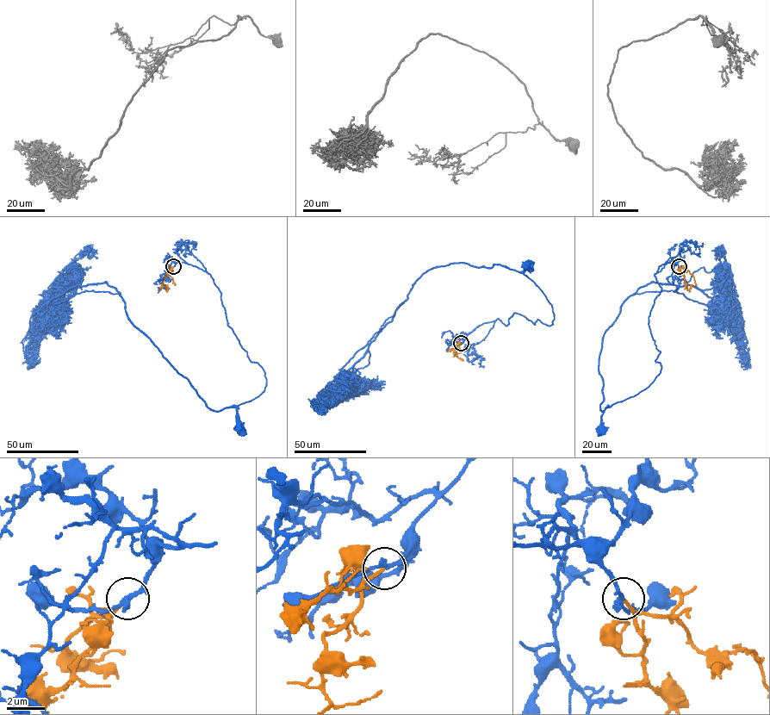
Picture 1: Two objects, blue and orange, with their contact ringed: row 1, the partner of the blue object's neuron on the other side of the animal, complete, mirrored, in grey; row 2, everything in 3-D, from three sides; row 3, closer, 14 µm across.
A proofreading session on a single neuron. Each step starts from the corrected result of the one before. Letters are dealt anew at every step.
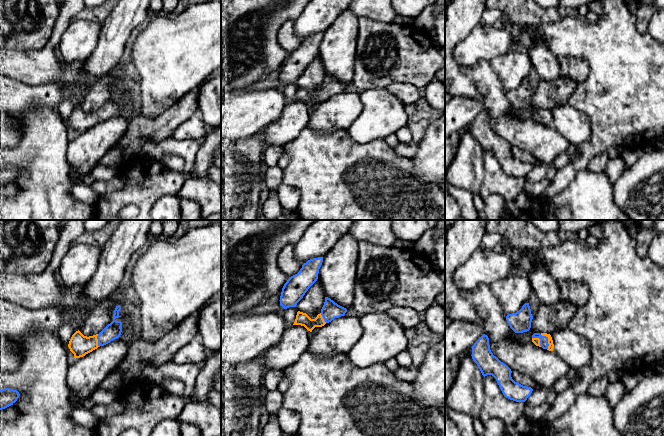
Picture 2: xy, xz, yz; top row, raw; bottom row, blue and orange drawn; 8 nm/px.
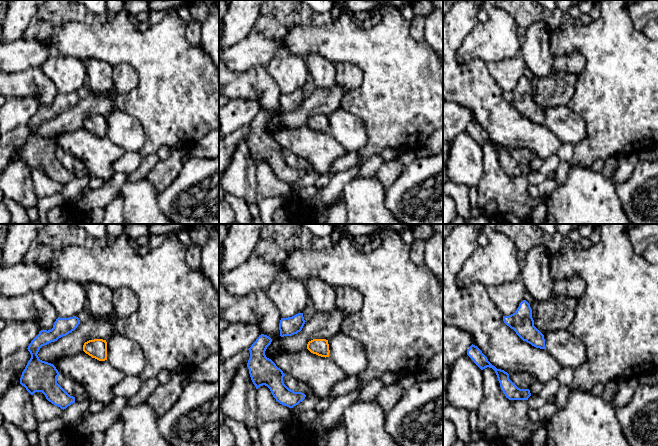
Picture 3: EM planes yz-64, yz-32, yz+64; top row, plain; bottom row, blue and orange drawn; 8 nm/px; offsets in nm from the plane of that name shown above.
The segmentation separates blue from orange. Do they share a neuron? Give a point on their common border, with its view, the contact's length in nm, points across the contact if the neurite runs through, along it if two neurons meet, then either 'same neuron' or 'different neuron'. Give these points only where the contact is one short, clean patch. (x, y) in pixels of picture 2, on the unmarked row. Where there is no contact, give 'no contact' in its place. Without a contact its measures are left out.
yz (547, 116) | 140 nm | across yz (544, 120), (547, 116), (550, 117) | same neuron

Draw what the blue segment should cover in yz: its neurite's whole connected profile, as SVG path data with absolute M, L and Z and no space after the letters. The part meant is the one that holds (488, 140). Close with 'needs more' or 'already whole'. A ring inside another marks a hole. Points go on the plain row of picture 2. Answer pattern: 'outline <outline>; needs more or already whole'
outline M483 110L471 123L472 135L477 140L482 151L492 151L503 171L516 178L525 178L533 165L515 158L511 153L511 145L501 138L490 126L489 114Z; already whole

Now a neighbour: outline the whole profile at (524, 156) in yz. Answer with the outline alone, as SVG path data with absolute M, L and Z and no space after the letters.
M512 148L511 153L515 158L523 162L531 163L532 165L537 162L536 159L530 153L521 149Z

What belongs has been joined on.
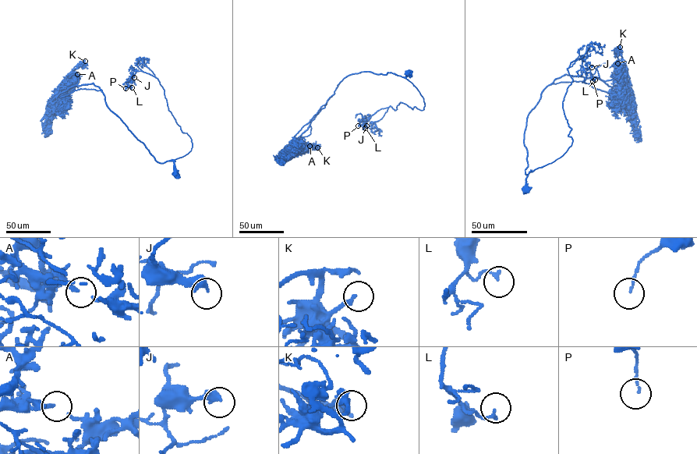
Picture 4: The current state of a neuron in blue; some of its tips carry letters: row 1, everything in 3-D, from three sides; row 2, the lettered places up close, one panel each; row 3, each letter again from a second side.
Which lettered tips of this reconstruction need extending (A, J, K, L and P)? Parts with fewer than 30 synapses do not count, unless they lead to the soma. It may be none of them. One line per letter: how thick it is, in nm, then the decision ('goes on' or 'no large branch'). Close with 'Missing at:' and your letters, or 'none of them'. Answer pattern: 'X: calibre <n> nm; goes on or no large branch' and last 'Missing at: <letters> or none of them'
A: calibre 110 nm; goes on
J: calibre 400 nm; no large branch
K: calibre 200 nm; goes on
L: calibre 150 nm; no large branch
P: calibre 100 nm; no large branch
Missing at: A, K

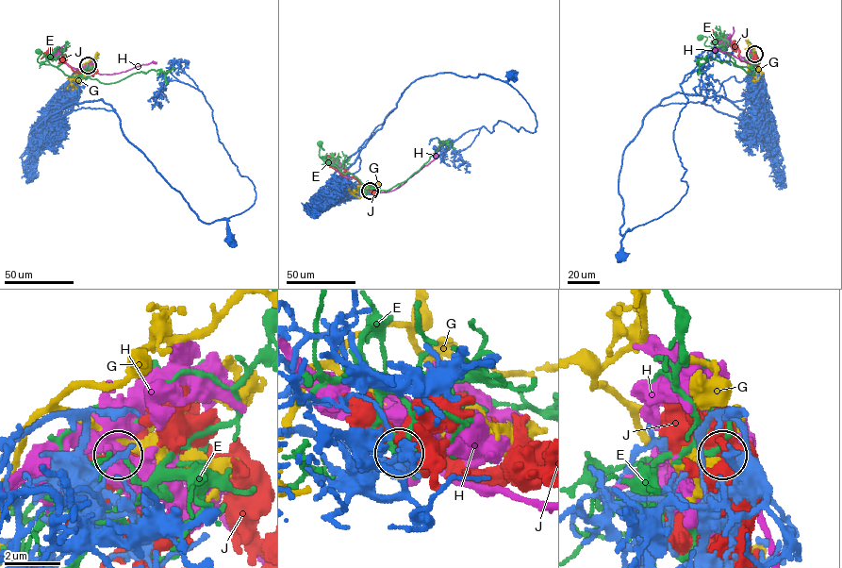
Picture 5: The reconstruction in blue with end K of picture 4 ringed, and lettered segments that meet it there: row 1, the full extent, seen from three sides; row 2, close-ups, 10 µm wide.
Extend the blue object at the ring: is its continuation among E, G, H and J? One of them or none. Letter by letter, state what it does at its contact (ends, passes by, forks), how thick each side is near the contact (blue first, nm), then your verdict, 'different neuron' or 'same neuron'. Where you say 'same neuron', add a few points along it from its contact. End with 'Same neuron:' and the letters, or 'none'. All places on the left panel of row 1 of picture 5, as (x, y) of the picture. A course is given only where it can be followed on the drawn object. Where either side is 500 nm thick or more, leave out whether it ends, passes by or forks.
E: it forks; calibres 240 and 150 nm; different neuron
G: it passes by; calibres 220 and 240 nm; different neuron
H: calibres 220 and 500 nm; different neuron
J: it forks; calibres 240 and 480 nm; different neuron
Same neuron: none

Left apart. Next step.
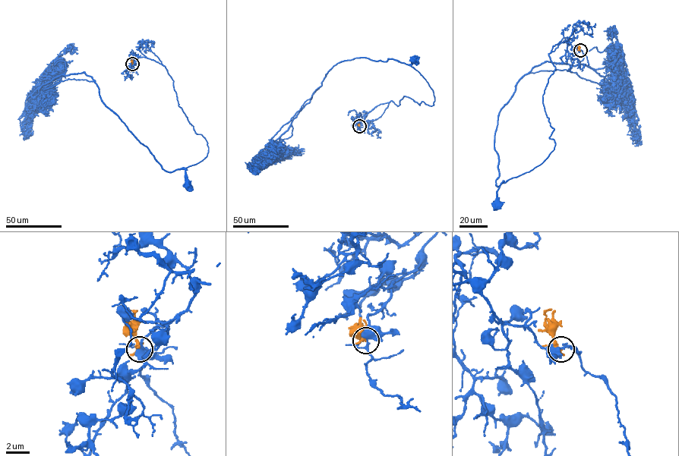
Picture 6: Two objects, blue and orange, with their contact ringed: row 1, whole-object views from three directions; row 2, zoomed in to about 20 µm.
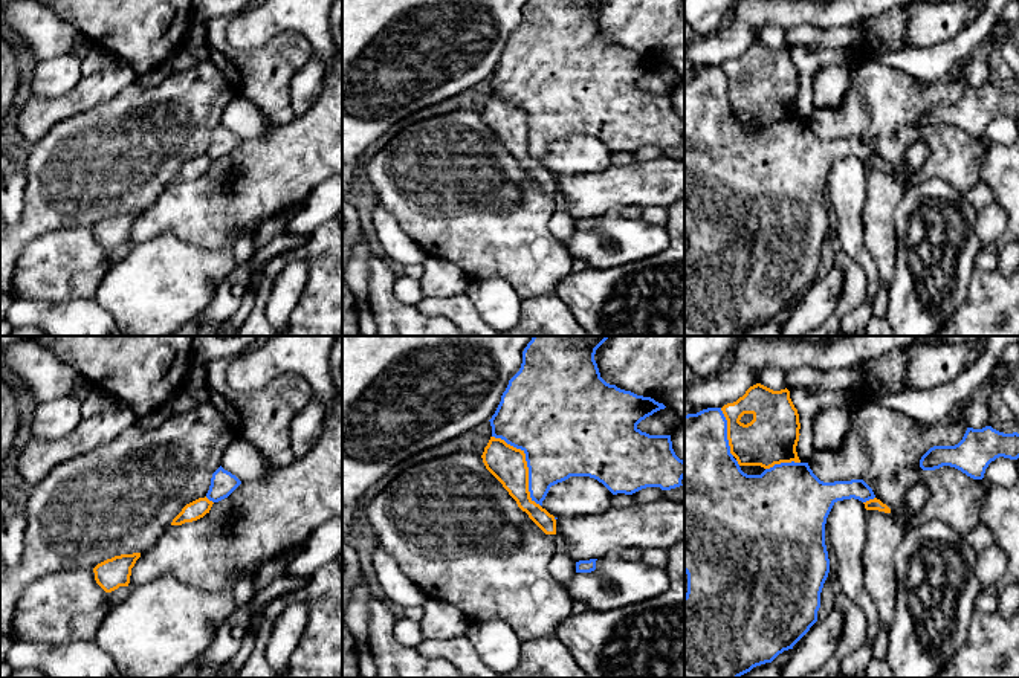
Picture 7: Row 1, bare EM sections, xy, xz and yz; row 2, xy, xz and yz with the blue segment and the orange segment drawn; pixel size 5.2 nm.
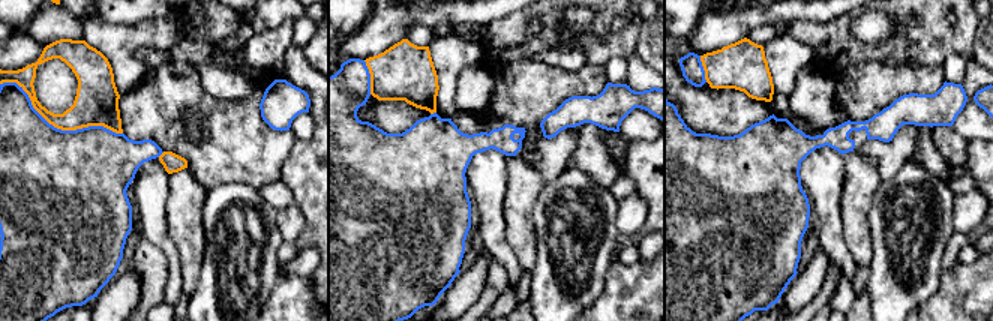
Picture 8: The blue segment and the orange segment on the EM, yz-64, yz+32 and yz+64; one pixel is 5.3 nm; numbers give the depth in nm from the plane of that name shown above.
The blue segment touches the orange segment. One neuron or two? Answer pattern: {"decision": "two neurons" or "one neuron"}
{"decision": "two neurons"}

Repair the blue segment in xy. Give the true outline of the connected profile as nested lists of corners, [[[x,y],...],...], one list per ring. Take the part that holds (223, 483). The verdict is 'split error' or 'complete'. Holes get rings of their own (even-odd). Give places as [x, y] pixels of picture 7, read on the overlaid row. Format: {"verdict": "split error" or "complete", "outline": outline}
{"verdict": "complete", "outline": [[[222,466],[212,473],[211,486],[206,493],[206,498],[212,502],[218,502],[228,498],[241,481],[232,475],[231,472],[225,470]]]}

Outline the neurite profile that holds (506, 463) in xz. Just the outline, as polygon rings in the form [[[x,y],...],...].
[[[490,437],[481,455],[486,469],[503,484],[518,507],[545,533],[556,534],[556,519],[530,498],[526,454]]]

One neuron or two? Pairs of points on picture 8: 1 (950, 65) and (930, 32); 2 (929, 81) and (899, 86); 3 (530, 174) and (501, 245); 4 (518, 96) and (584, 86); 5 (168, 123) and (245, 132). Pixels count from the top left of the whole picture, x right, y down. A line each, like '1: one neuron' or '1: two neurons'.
1: two neurons
2: one neuron
3: two neurons
4: one neuron
5: one neuron

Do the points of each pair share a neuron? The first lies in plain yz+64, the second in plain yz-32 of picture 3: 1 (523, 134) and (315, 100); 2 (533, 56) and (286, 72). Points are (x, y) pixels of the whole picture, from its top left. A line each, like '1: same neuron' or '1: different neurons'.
1: different neurons
2: different neurons

